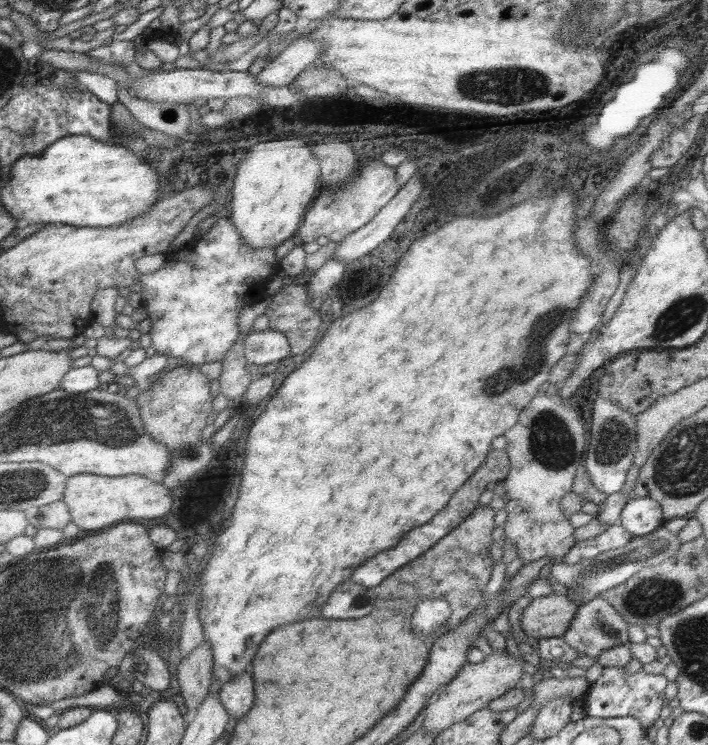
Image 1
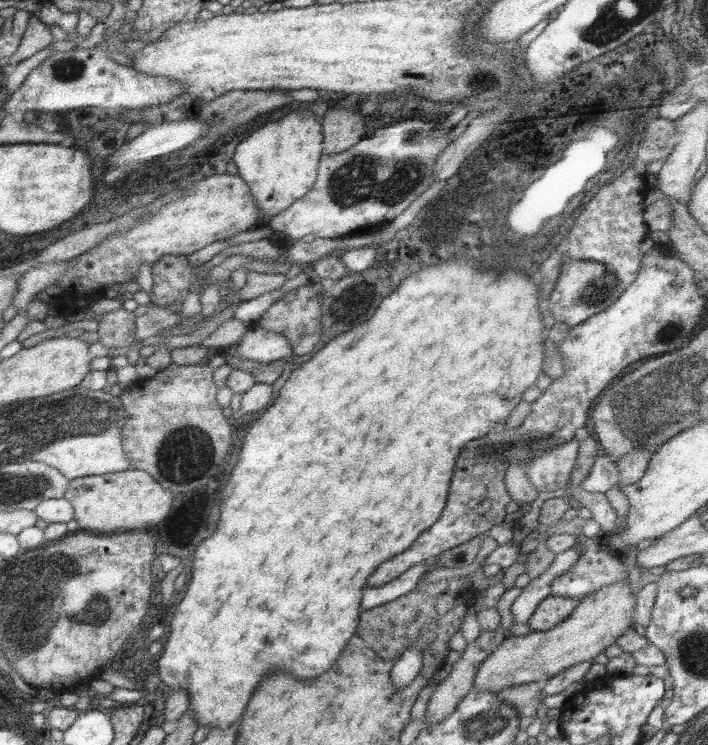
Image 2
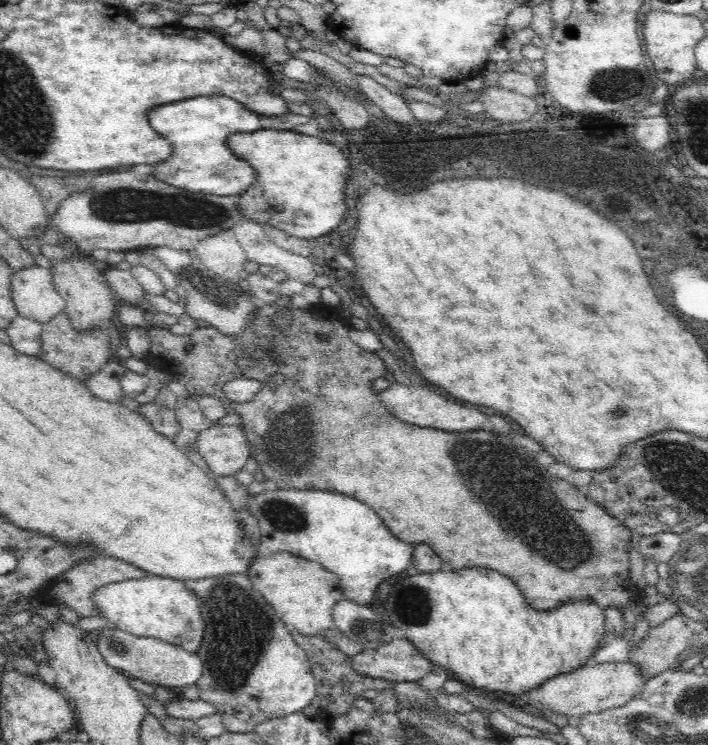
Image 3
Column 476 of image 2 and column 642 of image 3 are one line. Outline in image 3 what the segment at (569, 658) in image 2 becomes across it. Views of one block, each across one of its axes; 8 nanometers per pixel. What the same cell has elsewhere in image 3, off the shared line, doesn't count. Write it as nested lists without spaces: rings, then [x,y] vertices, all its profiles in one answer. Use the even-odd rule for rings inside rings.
[[[630,662],[605,664],[587,664],[570,673],[557,674],[548,678],[538,688],[520,693],[514,698],[512,706],[522,706],[523,710],[535,711],[553,710],[564,716],[582,716],[592,712],[602,712],[606,708],[621,707],[634,698],[644,688],[646,678],[640,667]]]

